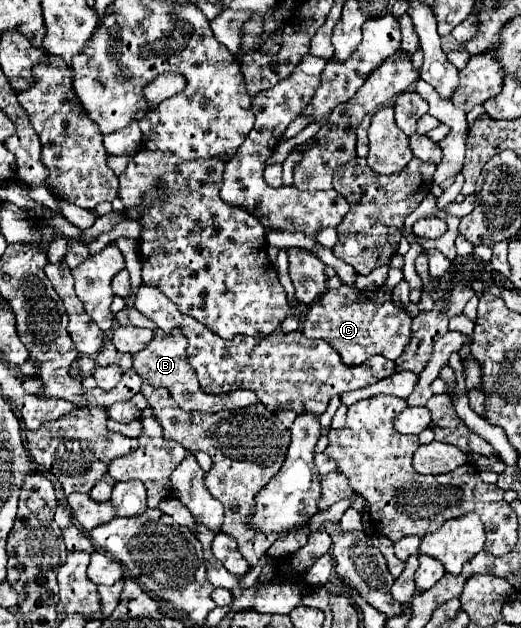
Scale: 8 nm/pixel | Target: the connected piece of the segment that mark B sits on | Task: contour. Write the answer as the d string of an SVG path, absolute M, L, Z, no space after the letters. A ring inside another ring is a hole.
M159 329L153 331L153 339L151 343L147 343L147 347L139 353L133 355L133 369L143 377L149 379L151 385L155 387L167 387L173 395L173 399L177 401L179 407L183 407L183 411L201 411L201 413L215 413L221 409L241 409L241 407L249 407L257 403L257 397L253 391L247 389L239 389L233 393L225 393L225 395L207 395L201 391L199 381L195 371L189 367L187 363L187 355L185 355L185 347L187 341L179 331L173 333L163 333Z

